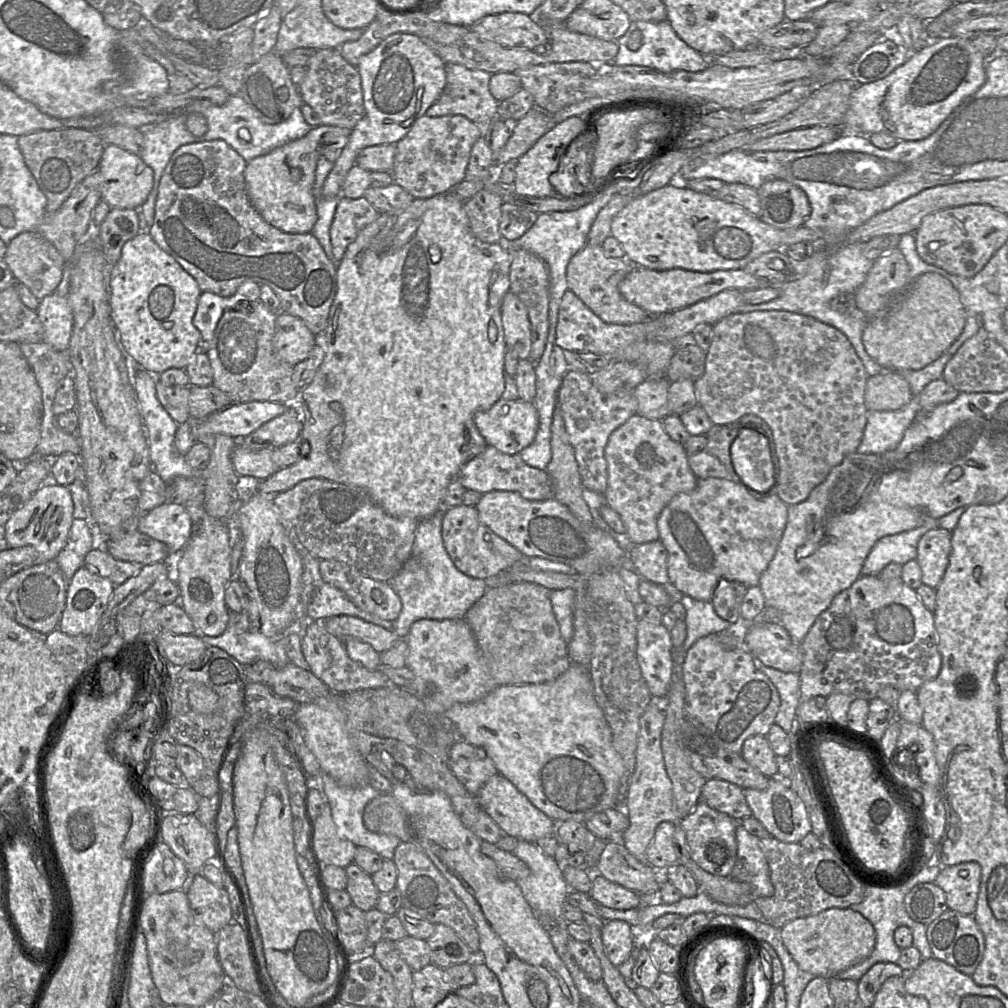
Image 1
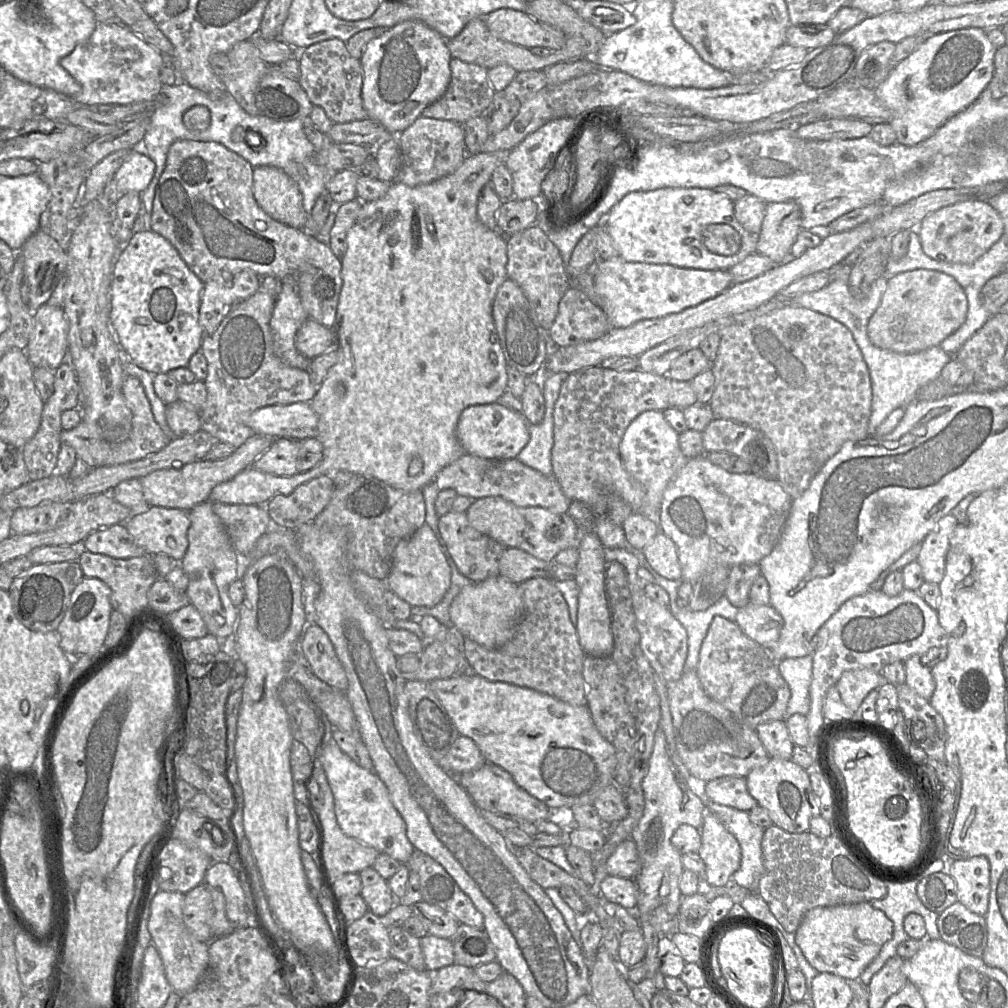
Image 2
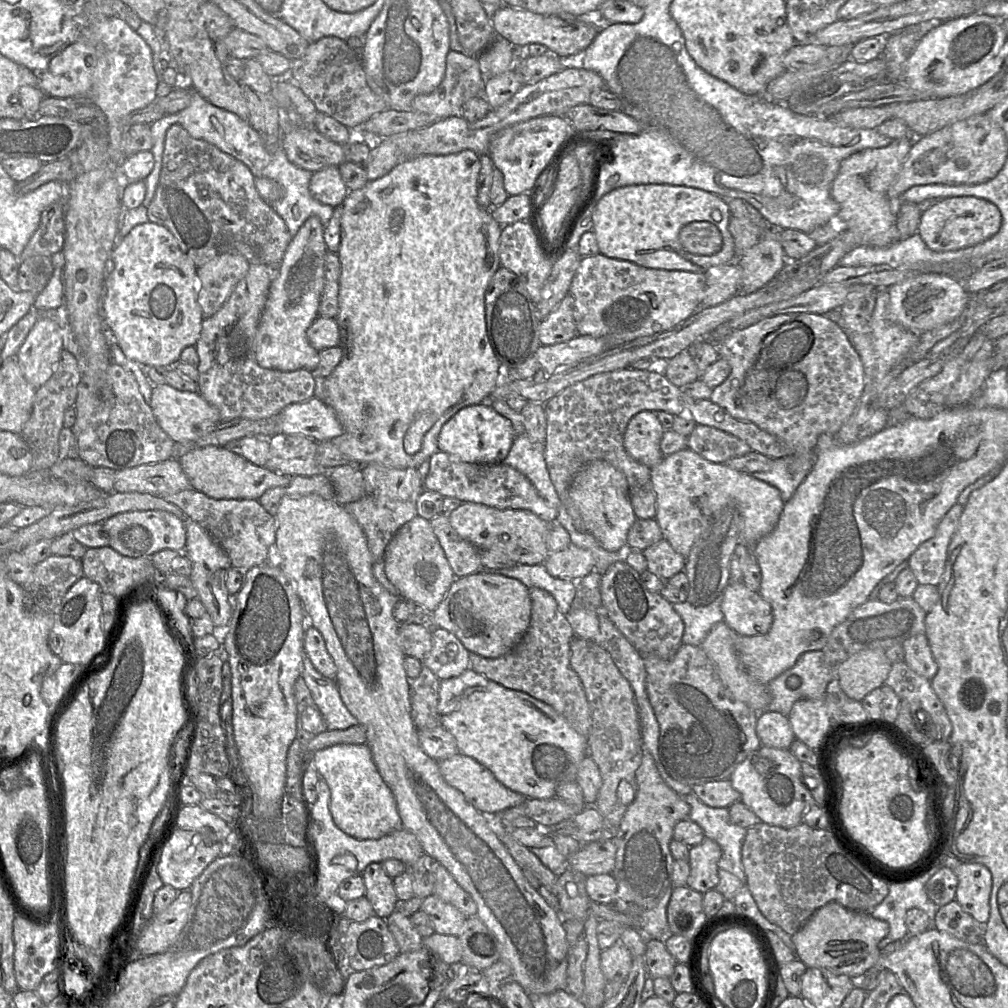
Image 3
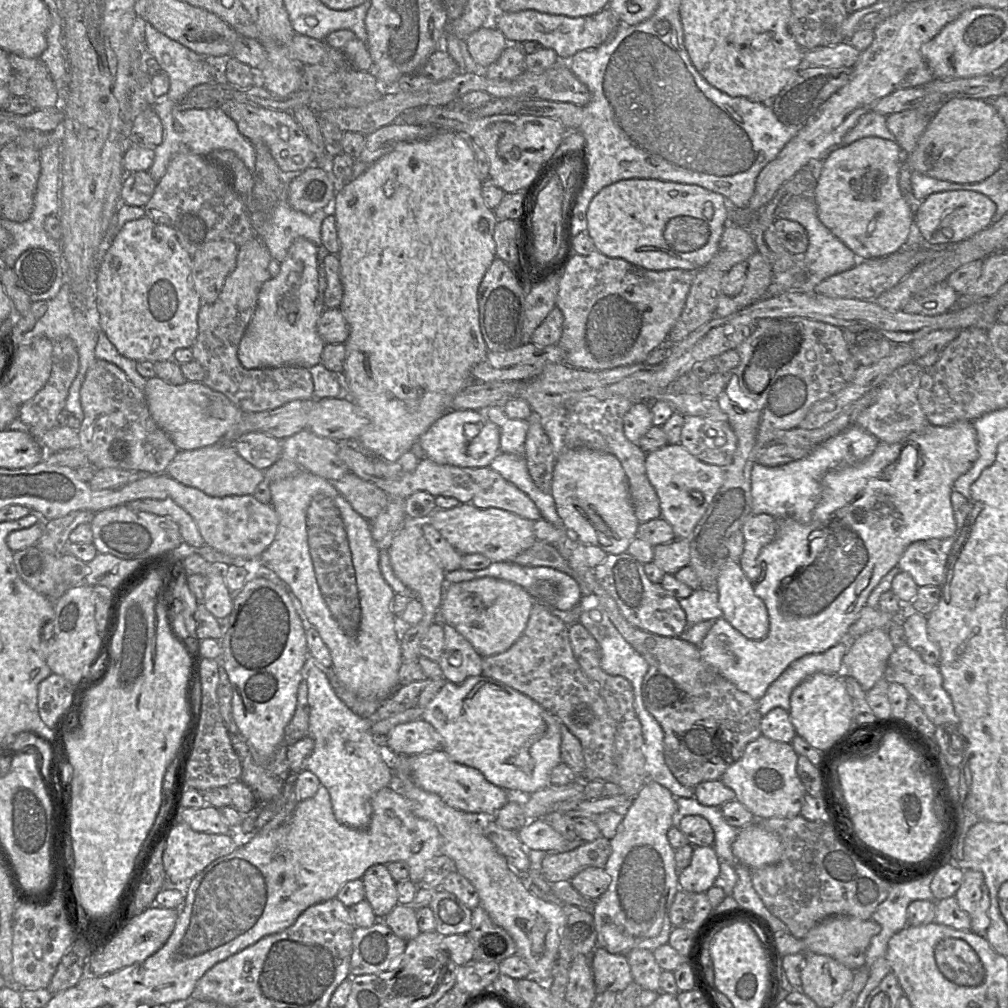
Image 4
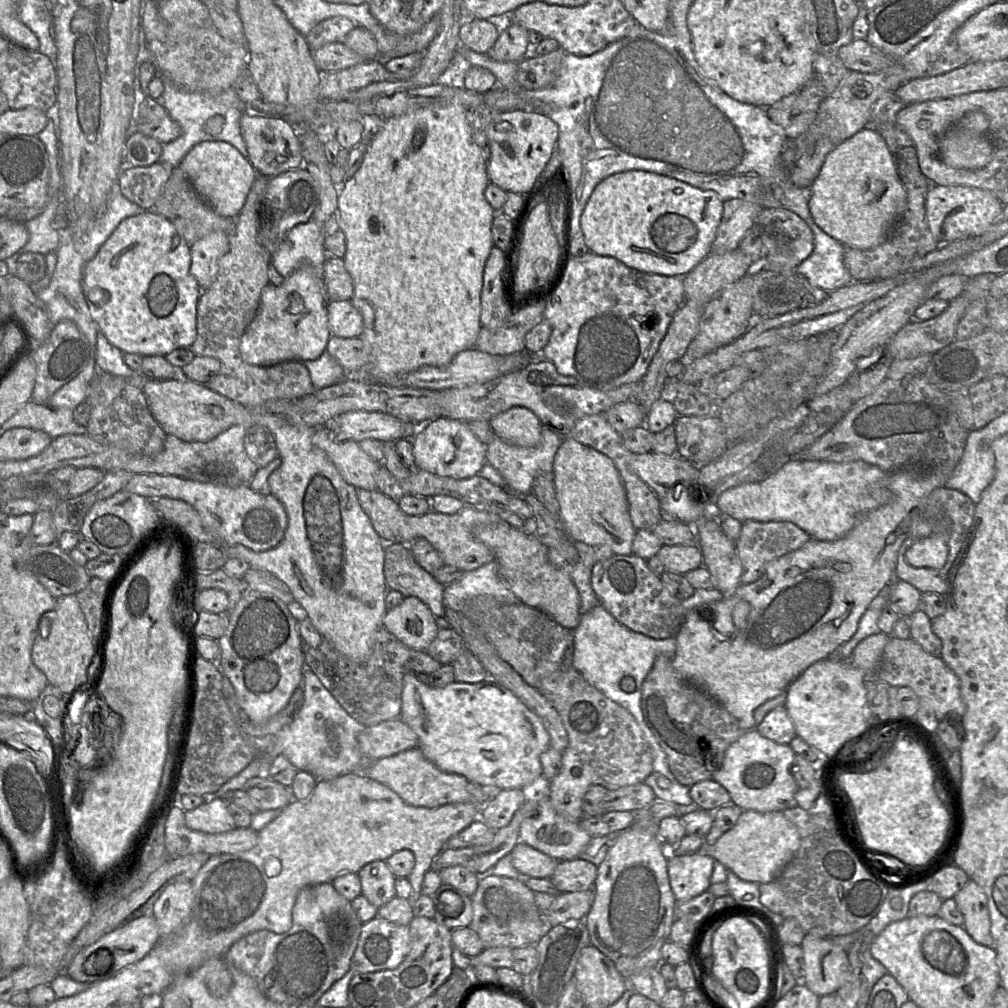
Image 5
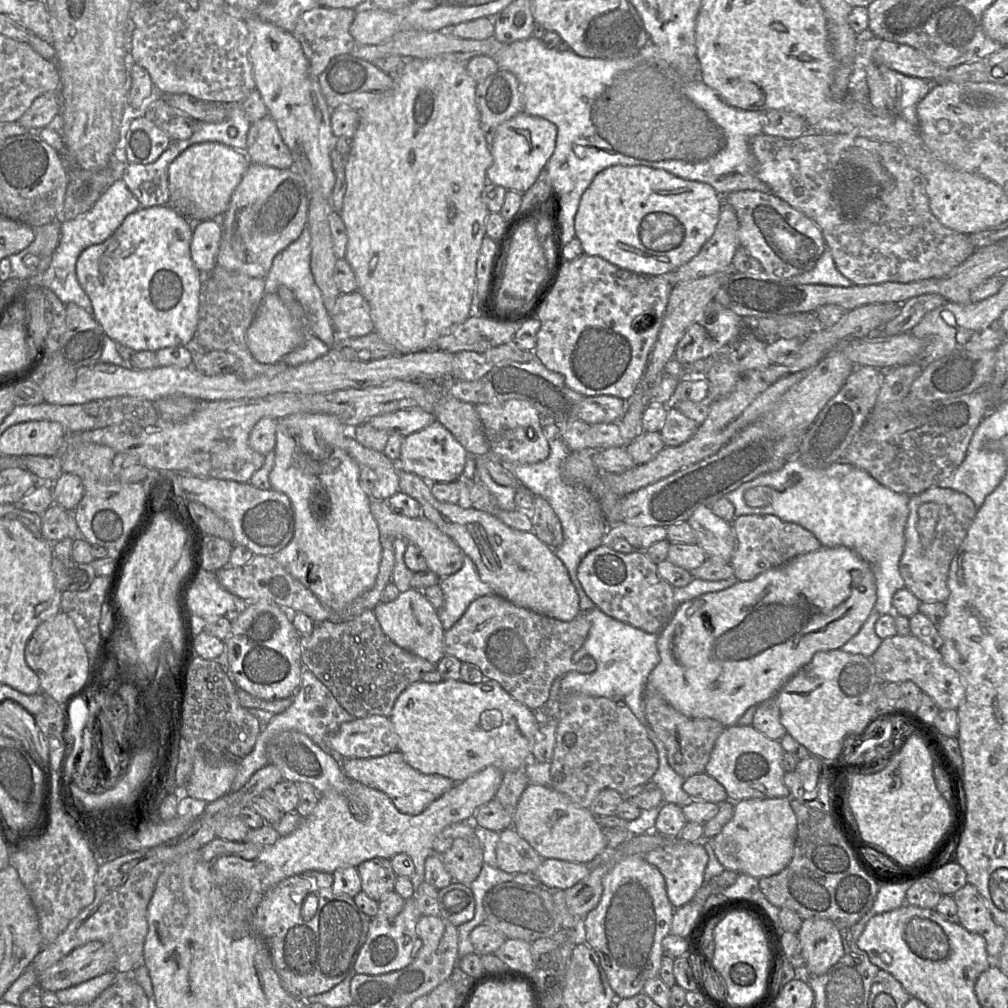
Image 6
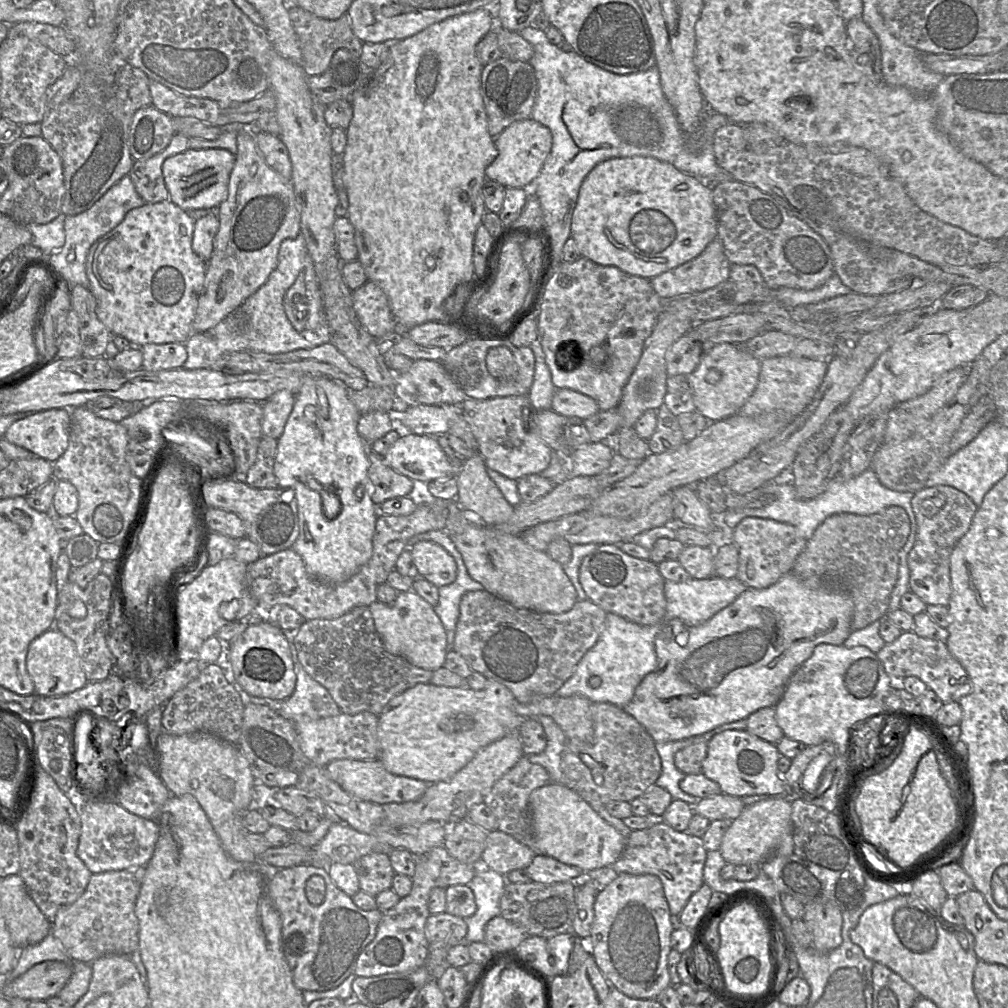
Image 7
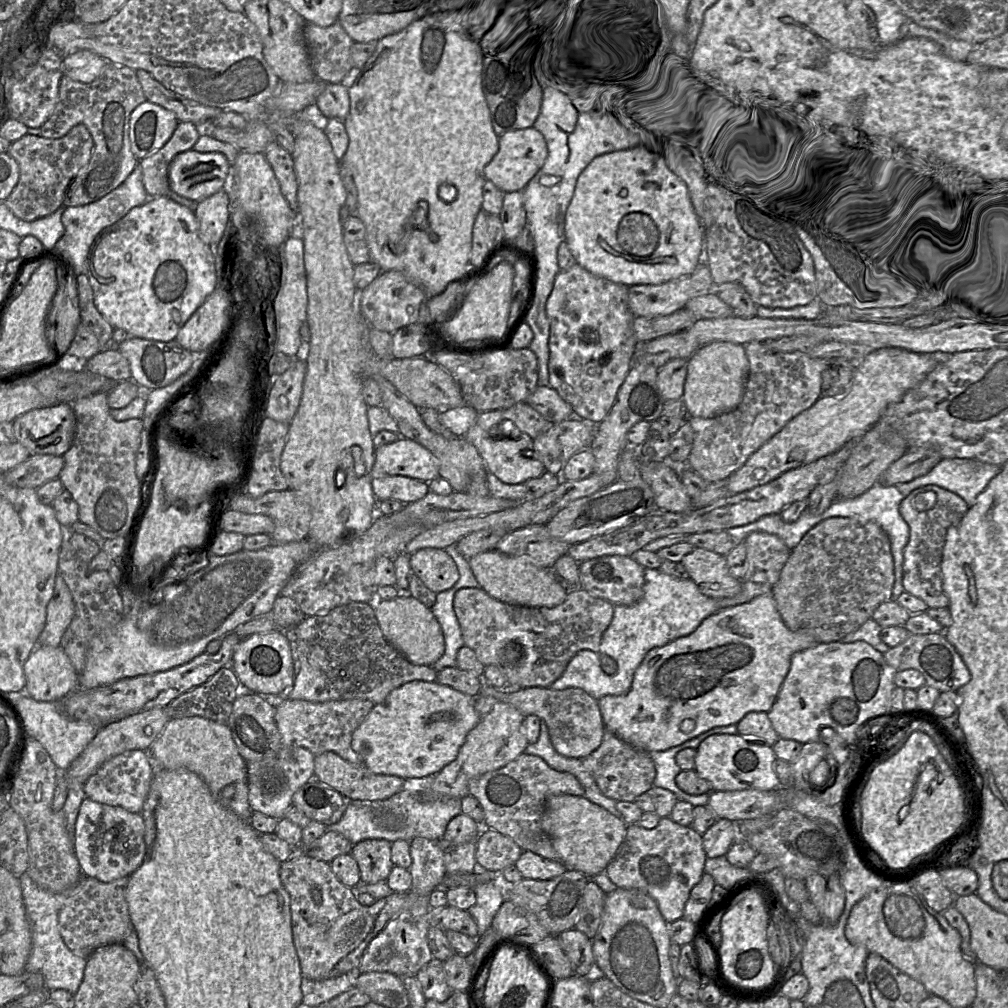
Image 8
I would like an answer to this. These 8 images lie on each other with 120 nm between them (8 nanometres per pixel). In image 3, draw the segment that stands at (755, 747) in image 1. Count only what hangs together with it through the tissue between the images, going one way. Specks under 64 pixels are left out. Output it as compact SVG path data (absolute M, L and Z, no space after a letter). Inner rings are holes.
M775 711L759 713L756 733L762 745L777 749L789 749L795 740L788 716Z

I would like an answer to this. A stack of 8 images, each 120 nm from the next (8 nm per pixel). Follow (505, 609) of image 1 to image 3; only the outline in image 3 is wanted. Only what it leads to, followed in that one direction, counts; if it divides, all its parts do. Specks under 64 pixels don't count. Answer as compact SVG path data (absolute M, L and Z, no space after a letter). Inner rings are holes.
M537 587L528 590L531 617L521 642L509 653L494 659L470 652L469 669L505 688L524 692L550 705L576 732L587 738L591 713L582 682L570 665L570 642L574 637L572 627L550 593Z

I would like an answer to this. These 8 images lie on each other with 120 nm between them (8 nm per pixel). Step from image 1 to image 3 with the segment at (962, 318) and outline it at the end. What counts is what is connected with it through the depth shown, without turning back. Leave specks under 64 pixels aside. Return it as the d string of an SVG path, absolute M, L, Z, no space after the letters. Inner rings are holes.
M924 273L888 288L890 309L898 323L909 331L925 332L958 317L970 300L963 283L944 274Z

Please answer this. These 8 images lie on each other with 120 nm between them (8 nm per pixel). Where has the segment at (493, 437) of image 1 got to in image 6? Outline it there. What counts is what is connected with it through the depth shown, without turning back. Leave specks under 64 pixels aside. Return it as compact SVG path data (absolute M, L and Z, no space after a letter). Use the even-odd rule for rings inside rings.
M436 421L403 439L397 466L403 471L419 476L430 484L454 482L462 476L469 456L469 453L451 432Z

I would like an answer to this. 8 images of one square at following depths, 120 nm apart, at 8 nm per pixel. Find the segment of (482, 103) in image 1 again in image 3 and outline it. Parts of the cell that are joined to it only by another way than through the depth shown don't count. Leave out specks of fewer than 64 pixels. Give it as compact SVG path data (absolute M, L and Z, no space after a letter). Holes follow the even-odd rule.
M450 50L446 57L446 71L441 84L429 94L417 95L411 109L435 117L435 121L461 114L463 105L477 96L484 96L486 77L482 74L477 57Z

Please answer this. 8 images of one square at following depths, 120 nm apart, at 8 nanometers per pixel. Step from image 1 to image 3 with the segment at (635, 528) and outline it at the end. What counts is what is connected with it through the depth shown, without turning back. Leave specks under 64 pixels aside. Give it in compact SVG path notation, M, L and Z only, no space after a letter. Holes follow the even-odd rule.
M642 411L628 423L624 447L634 460L651 469L665 457L660 449L664 431L655 412Z

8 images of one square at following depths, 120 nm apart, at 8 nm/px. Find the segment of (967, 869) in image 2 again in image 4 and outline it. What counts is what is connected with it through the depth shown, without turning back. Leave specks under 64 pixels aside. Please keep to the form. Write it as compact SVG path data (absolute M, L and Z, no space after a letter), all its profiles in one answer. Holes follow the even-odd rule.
M964 870L962 884L955 899L971 920L970 931L984 935L990 925L990 897L984 876L979 871Z

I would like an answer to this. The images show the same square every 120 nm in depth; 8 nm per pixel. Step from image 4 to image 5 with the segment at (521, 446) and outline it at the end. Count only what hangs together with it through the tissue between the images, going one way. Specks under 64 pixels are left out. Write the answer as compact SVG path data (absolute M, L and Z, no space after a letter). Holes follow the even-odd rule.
M543 425L540 443L536 447L526 448L512 445L495 436L486 451L487 463L492 465L503 477L509 488L519 495L532 492L535 478L539 473L552 473L555 455L565 436Z

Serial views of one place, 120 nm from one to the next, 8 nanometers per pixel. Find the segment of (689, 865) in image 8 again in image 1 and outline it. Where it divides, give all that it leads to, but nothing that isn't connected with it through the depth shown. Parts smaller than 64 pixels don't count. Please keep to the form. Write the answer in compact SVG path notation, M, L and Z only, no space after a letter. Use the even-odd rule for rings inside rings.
M700 796L695 808L680 822L691 859L710 874L730 877L737 858L736 829L740 821L710 808Z

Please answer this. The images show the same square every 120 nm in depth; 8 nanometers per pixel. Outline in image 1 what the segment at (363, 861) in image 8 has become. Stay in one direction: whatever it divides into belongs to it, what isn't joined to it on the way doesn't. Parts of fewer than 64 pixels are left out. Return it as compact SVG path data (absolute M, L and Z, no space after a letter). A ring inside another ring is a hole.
M353 862L345 868L345 872L345 890L351 897L352 904L364 912L375 908L381 893L374 885L372 876Z

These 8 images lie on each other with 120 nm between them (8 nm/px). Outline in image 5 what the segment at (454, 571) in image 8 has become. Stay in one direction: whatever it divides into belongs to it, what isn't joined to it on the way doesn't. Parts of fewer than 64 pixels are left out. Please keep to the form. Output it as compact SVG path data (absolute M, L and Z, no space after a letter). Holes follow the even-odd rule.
M358 489L357 496L375 531L385 543L411 544L414 540L424 538L440 553L445 565L455 566L464 572L494 561L492 551L472 533L473 528L478 525L493 524L502 519L493 509L478 510L472 506L464 506L453 514L430 510L423 515L413 516L404 513L396 501L378 490Z

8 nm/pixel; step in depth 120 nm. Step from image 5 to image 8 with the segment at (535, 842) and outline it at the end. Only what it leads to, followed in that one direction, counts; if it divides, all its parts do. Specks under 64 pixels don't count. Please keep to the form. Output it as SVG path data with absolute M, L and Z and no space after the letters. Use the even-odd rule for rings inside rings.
M551 796L545 804L541 821L543 831L550 837L561 862L568 870L583 873L592 878L606 871L608 864L618 853L626 834L627 824L603 807L583 796Z

